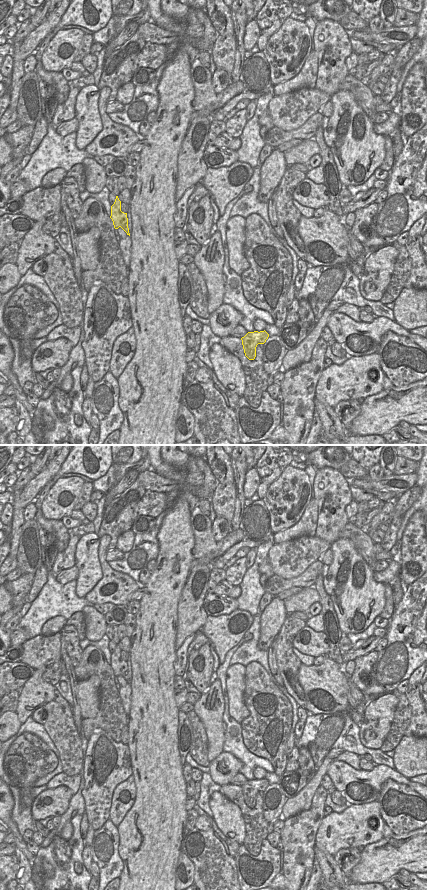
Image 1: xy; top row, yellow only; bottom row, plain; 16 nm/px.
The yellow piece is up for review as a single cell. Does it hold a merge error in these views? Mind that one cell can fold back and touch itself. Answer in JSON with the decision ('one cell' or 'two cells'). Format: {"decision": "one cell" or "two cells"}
{"decision": "one cell"}

